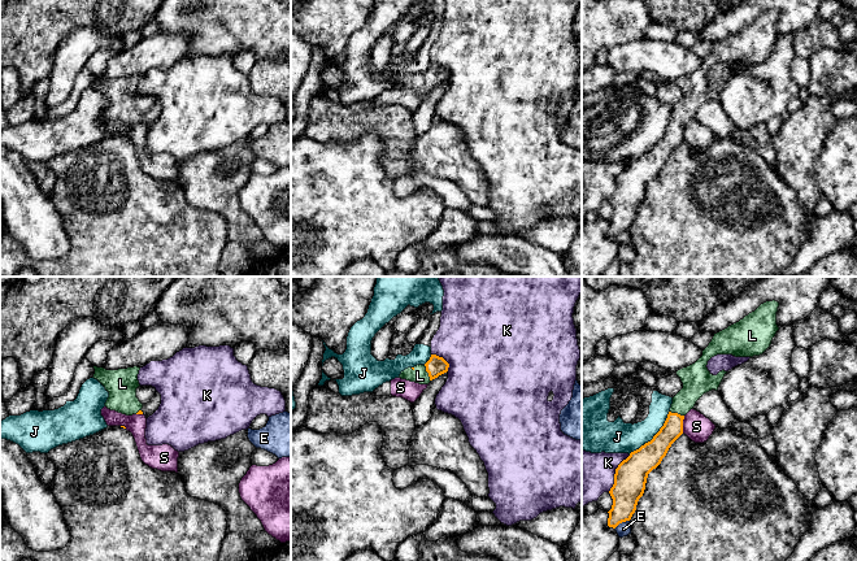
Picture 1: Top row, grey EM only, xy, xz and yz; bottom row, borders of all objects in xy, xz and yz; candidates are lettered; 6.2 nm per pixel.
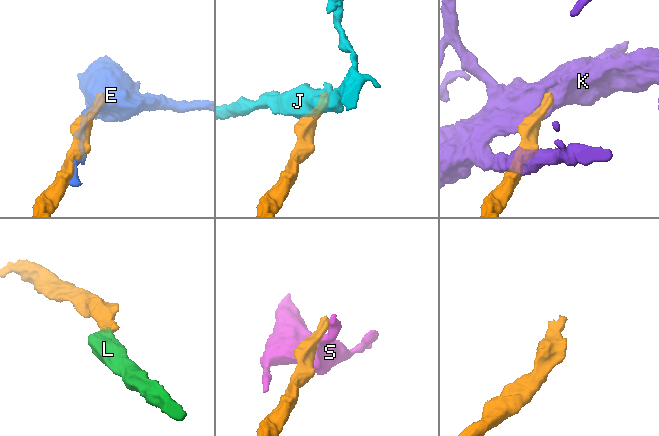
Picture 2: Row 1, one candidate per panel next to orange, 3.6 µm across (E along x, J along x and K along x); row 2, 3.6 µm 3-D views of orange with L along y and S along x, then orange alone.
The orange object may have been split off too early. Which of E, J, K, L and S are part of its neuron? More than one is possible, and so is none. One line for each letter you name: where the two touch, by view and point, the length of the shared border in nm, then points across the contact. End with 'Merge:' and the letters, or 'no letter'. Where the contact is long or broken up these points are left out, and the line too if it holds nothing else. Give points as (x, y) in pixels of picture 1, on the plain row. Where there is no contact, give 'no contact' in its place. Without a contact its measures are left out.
L: meets orange in xz at (427, 81); contact 110 nm long; runs through xz (435, 75), (427, 81), (420, 85)
Merge: L

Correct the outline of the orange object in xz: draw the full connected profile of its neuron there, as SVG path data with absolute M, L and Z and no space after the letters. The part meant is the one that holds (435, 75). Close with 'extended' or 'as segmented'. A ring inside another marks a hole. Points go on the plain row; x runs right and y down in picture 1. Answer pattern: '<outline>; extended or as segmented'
M431 64L425 74L417 74L401 81L401 88L416 91L419 94L428 94L432 88L448 81L449 73L436 64Z; extended

